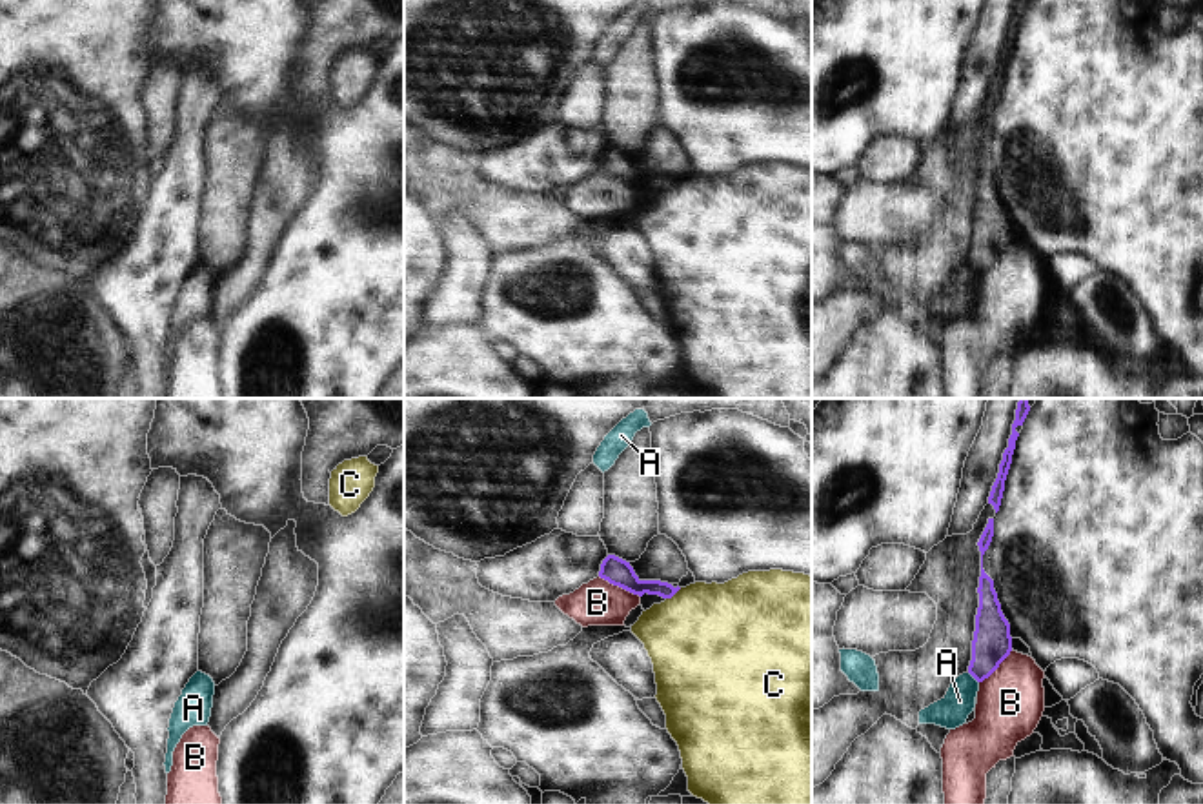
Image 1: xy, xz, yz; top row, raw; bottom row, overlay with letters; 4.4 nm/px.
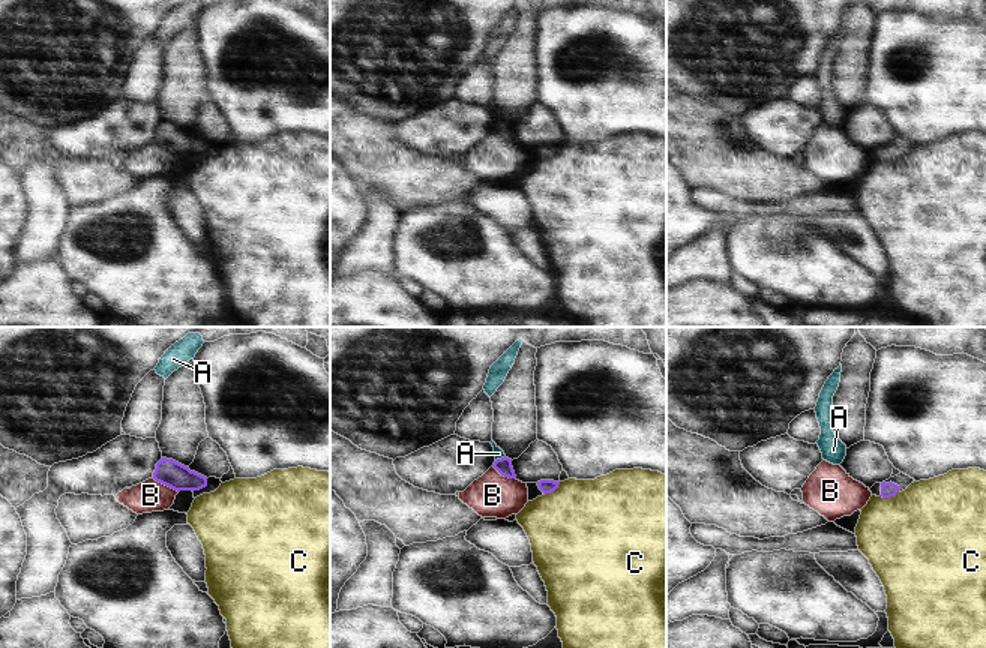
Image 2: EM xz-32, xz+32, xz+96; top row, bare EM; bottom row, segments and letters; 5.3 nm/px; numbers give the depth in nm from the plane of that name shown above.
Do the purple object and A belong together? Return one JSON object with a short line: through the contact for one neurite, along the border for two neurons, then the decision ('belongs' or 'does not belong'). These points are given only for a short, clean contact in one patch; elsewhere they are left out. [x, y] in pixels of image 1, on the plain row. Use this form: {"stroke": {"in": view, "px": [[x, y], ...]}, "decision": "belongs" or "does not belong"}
{"stroke": {"in": "yz", "px": [[969, 264], [978, 275]]}, "decision": "does not belong"}

